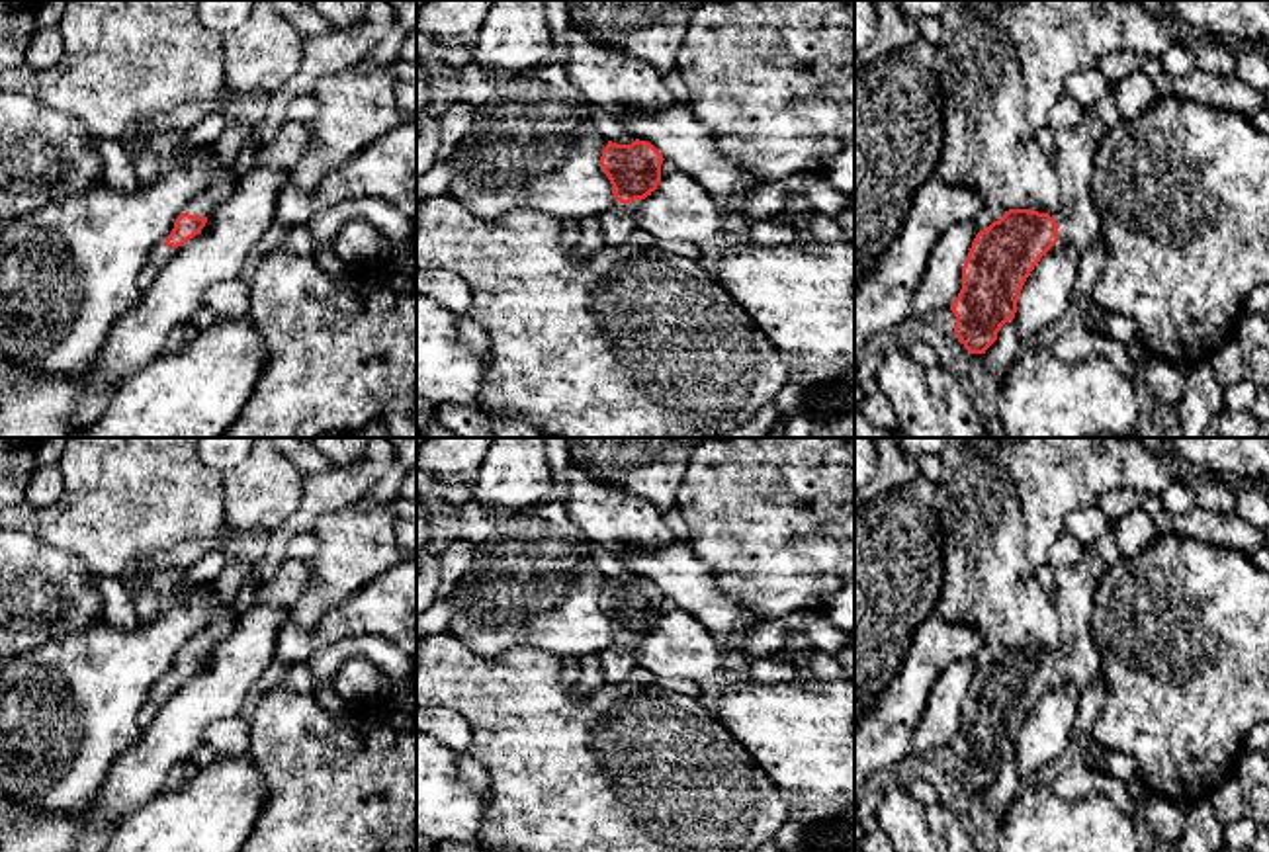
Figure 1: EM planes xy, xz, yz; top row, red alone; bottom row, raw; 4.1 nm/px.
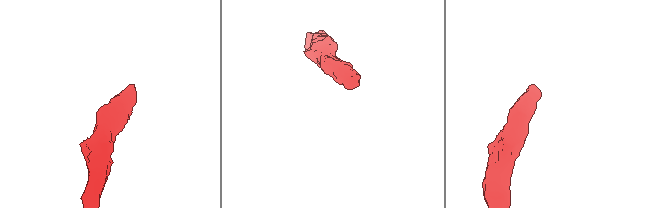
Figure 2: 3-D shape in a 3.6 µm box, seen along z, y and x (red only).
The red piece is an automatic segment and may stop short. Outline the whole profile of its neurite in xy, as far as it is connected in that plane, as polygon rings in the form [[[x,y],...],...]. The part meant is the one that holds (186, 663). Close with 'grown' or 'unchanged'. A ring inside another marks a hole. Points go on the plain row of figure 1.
[[[217,590],[211,592],[211,606],[213,614],[209,623],[190,639],[188,647],[176,657],[166,680],[153,690],[151,703],[139,713],[143,727],[151,725],[156,717],[156,709],[168,700],[172,690],[199,672],[207,660],[207,653],[231,633],[235,619]]]; grown

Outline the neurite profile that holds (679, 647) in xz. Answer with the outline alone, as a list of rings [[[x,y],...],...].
[[[673,610],[639,639],[637,664],[657,682],[682,678],[702,686],[722,672],[722,651],[700,619]]]

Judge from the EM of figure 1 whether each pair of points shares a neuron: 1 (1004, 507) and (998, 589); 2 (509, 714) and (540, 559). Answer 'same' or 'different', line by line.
1: same
2: different

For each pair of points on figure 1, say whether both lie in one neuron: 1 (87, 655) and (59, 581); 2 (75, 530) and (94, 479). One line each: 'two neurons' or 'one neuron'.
1: two neurons
2: one neuron

